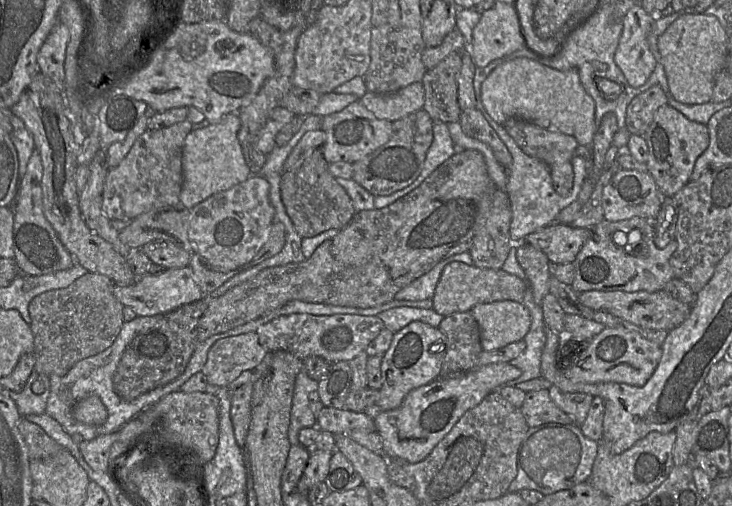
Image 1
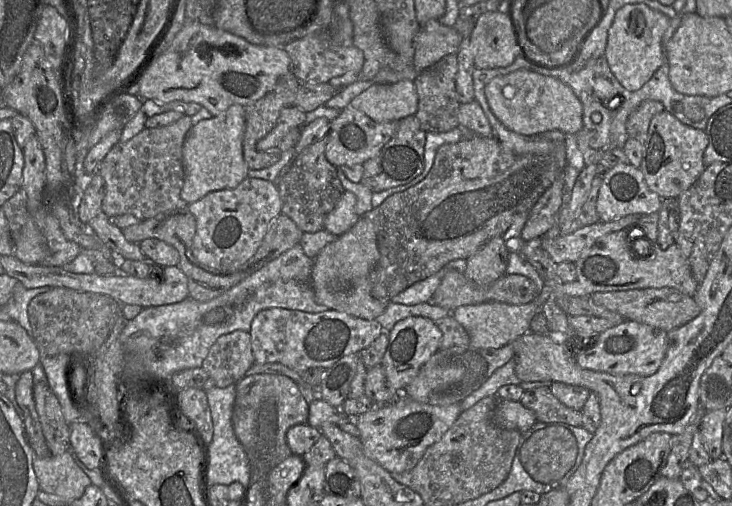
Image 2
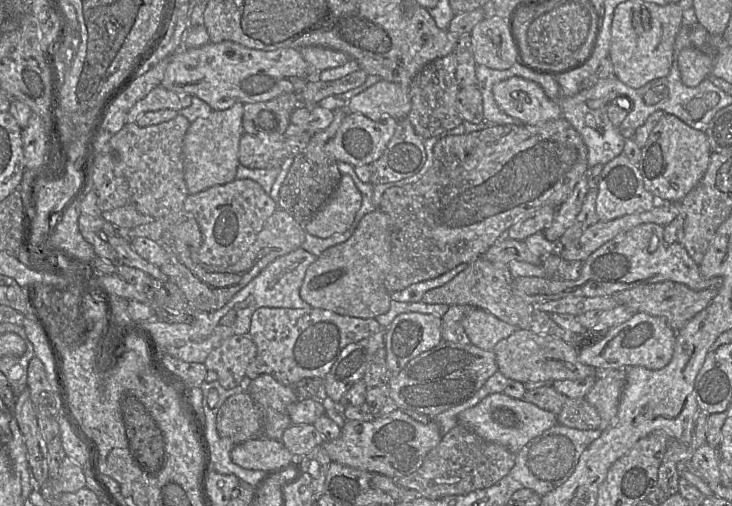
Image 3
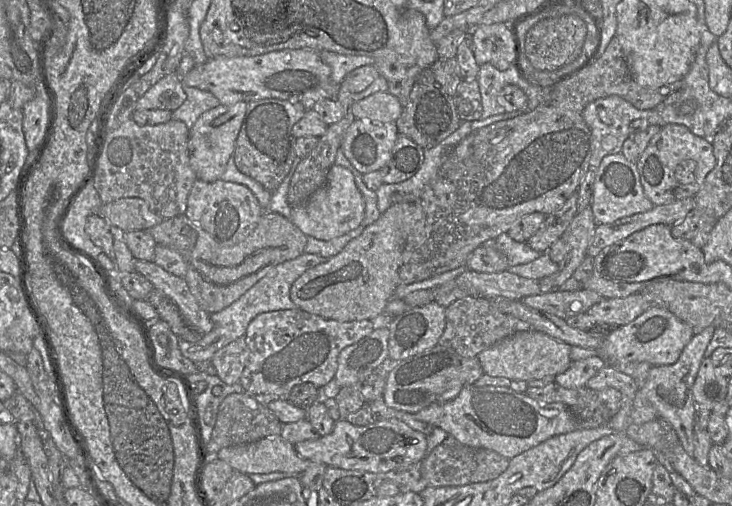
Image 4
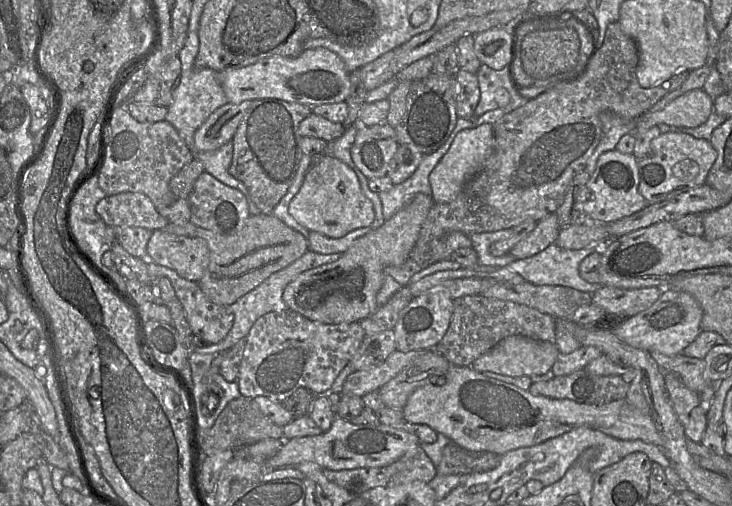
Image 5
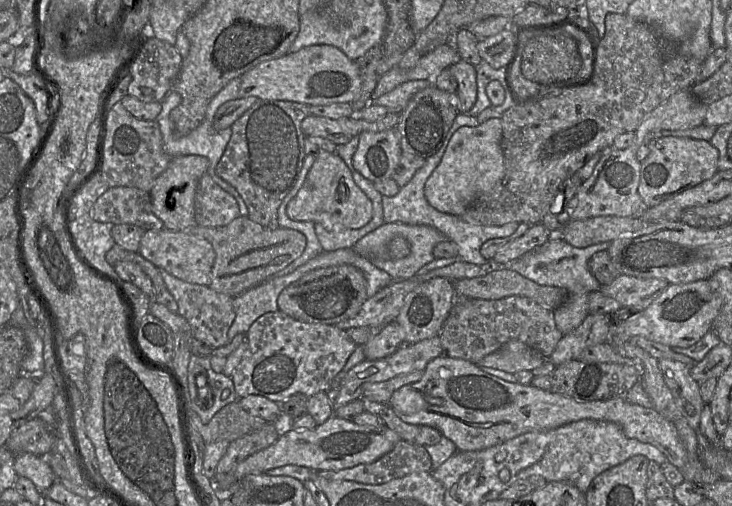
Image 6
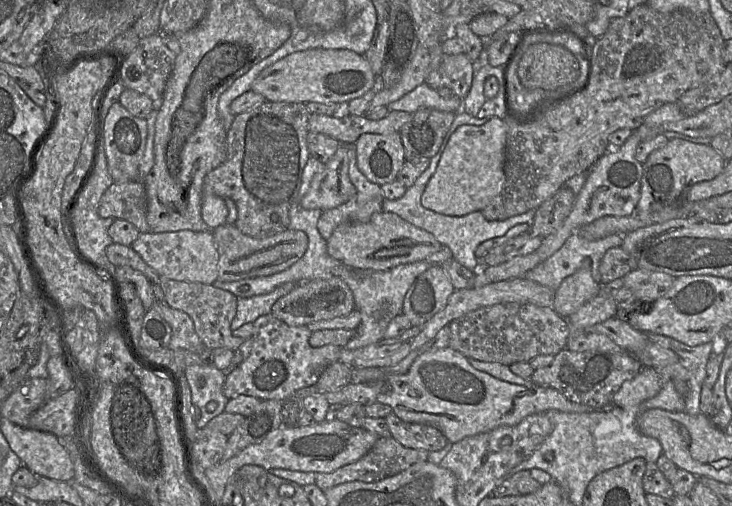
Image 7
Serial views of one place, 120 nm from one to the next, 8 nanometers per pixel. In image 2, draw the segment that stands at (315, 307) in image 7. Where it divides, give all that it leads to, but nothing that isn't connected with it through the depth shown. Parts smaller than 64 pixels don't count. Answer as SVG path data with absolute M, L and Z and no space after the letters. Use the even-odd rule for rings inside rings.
M359 217L347 232L327 244L314 258L310 283L315 300L329 310L346 313L365 320L380 316L388 303L374 298L371 294L371 272L380 259L376 229L367 217Z

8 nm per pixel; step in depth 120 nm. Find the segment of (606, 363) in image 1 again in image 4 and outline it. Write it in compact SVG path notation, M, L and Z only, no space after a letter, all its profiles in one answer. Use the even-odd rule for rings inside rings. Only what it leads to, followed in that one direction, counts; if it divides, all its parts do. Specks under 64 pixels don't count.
M652 305L629 324L615 328L612 333L603 339L599 349L593 350L572 346L570 356L572 361L582 360L591 356L601 356L605 361L645 361L653 366L671 365L679 359L682 351L694 335L693 328L680 320L671 311Z

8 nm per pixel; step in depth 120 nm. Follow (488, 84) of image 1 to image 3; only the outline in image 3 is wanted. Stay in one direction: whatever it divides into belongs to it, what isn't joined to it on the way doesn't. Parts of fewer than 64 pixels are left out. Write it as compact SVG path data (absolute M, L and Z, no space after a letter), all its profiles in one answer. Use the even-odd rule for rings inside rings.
M519 76L496 83L492 93L501 111L526 125L537 125L562 116L559 103L549 99L539 84Z

